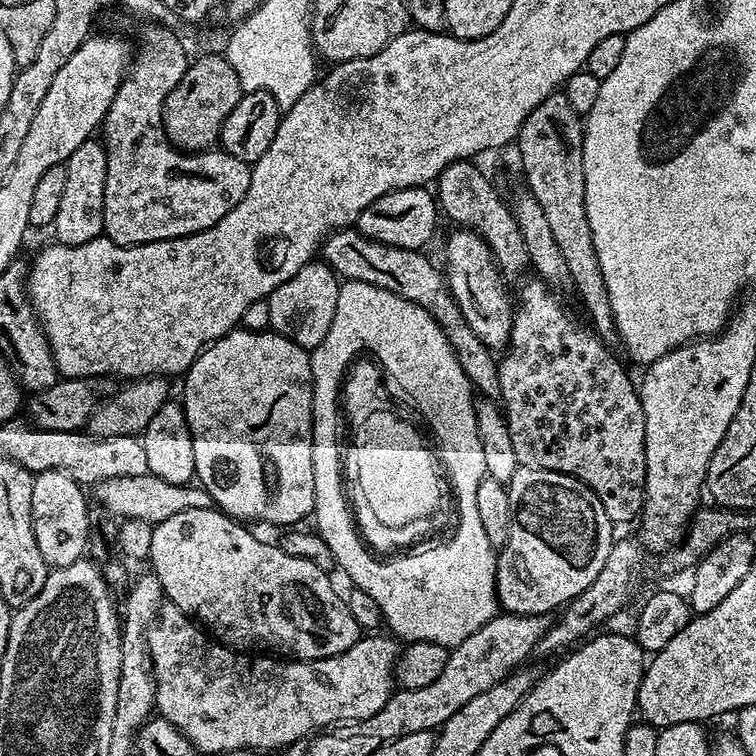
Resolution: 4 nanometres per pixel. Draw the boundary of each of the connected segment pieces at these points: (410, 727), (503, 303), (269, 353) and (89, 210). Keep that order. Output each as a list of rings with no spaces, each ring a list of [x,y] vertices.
[[[497,614],[490,622],[486,622],[474,634],[470,634],[461,644],[457,644],[448,654],[446,667],[442,674],[430,682],[430,686],[422,686],[422,690],[393,691],[392,696],[382,706],[381,719],[390,720],[390,740],[402,738],[404,735],[432,732],[439,730],[470,698],[490,690],[498,682],[508,679],[508,675],[525,663],[528,655],[536,652],[538,642],[548,633],[550,620],[548,616],[514,616]]]
[[[456,230],[448,240],[446,256],[448,288],[452,291],[458,310],[462,310],[462,318],[466,318],[466,326],[478,334],[487,348],[507,349],[512,333],[514,300],[508,297],[509,285],[496,265],[496,259],[492,257],[490,246],[486,246],[484,239],[475,230]]]
[[[237,327],[231,332],[227,332],[222,338],[218,338],[214,343],[208,345],[200,357],[194,361],[188,368],[188,371],[183,373],[182,381],[184,380],[184,398],[182,398],[182,405],[185,414],[185,422],[189,426],[190,438],[193,439],[194,446],[194,466],[196,467],[195,479],[198,481],[200,487],[209,492],[213,505],[219,508],[220,511],[225,512],[227,516],[231,516],[234,520],[241,522],[268,522],[271,526],[278,526],[278,524],[288,524],[284,526],[296,526],[299,520],[308,520],[313,515],[313,508],[315,506],[314,498],[314,456],[312,454],[312,361],[310,359],[309,349],[298,346],[290,338],[281,336],[279,332],[265,330],[262,332],[248,332],[242,327]]]
[[[90,138],[70,154],[63,165],[66,170],[66,186],[58,206],[58,214],[50,225],[51,231],[56,231],[55,239],[66,246],[82,246],[82,242],[101,239],[104,230],[104,199],[106,198],[106,154],[104,145],[99,139]]]

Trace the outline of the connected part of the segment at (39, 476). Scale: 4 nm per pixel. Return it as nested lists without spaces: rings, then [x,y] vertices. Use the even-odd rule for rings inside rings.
[[[46,470],[35,473],[30,494],[30,510],[34,522],[34,542],[38,542],[38,550],[48,564],[49,569],[70,566],[85,555],[88,546],[88,509],[90,500],[84,497],[85,489],[69,472],[62,470]]]

